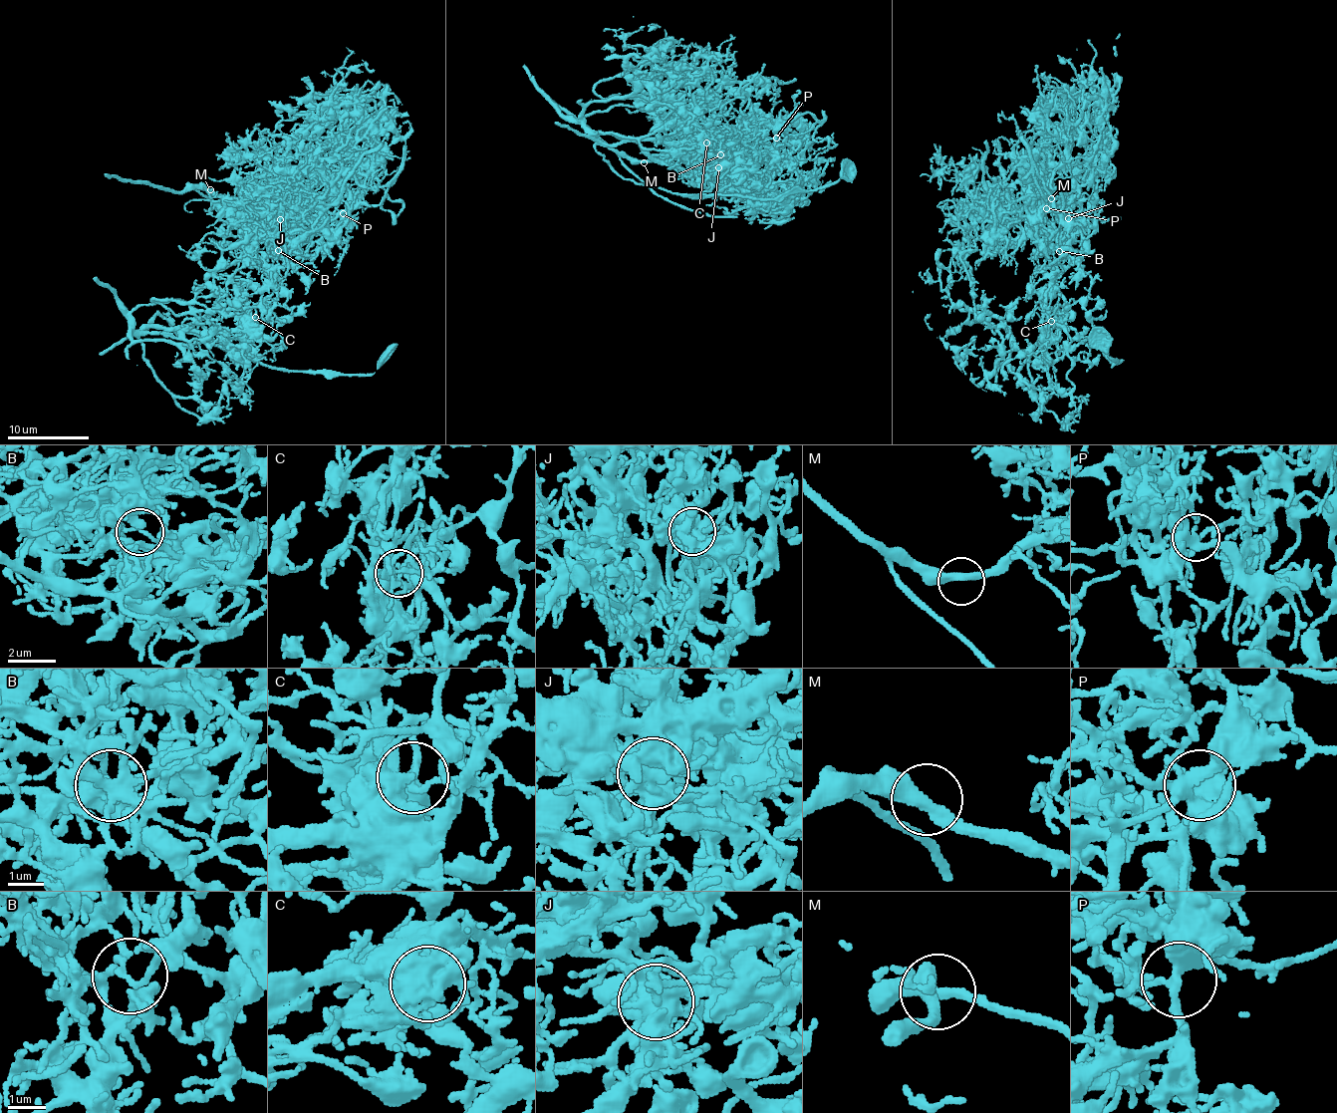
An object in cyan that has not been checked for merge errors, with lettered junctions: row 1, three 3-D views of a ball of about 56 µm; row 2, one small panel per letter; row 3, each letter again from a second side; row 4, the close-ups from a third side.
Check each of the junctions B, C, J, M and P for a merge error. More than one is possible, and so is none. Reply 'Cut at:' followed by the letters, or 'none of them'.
Cut at: B, C, J

